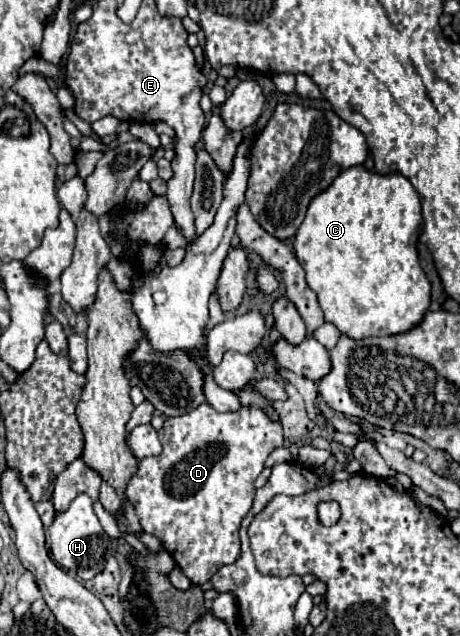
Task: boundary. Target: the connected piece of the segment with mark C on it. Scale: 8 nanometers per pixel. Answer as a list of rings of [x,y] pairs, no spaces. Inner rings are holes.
[[[363,166],[361,168],[349,168],[345,172],[341,172],[341,176],[337,176],[337,180],[321,194],[317,196],[317,200],[313,200],[313,204],[309,206],[309,212],[295,236],[295,254],[301,262],[301,266],[307,272],[307,284],[311,286],[311,290],[317,294],[319,304],[323,308],[325,314],[325,322],[331,322],[341,334],[353,338],[353,340],[363,340],[363,338],[373,338],[373,336],[395,336],[395,334],[403,334],[409,332],[411,328],[415,328],[417,324],[421,324],[421,320],[425,318],[427,310],[429,310],[429,280],[425,276],[425,272],[419,266],[419,258],[417,258],[417,236],[421,232],[421,200],[419,194],[415,192],[415,188],[409,184],[407,178],[399,176],[399,174],[391,174],[391,176],[377,176],[373,172],[367,172]]]

